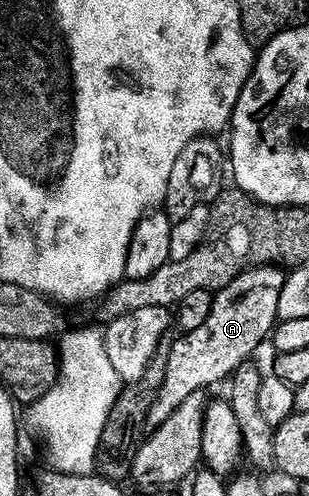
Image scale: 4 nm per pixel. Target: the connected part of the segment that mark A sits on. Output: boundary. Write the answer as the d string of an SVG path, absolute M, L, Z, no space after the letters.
M262 265L255 269L246 269L239 273L232 282L219 290L212 298L210 307L210 319L198 327L198 331L177 336L177 341L173 343L172 349L167 350L168 362L166 363L166 379L162 383L162 391L158 391L158 399L154 407L150 407L148 416L148 429L153 430L162 427L186 399L195 393L208 391L211 385L216 385L219 381L227 382L232 374L243 365L249 364L252 356L260 349L260 344L267 342L272 336L272 330L278 324L278 301L282 296L282 289L285 283L286 273L283 268L274 265Z

